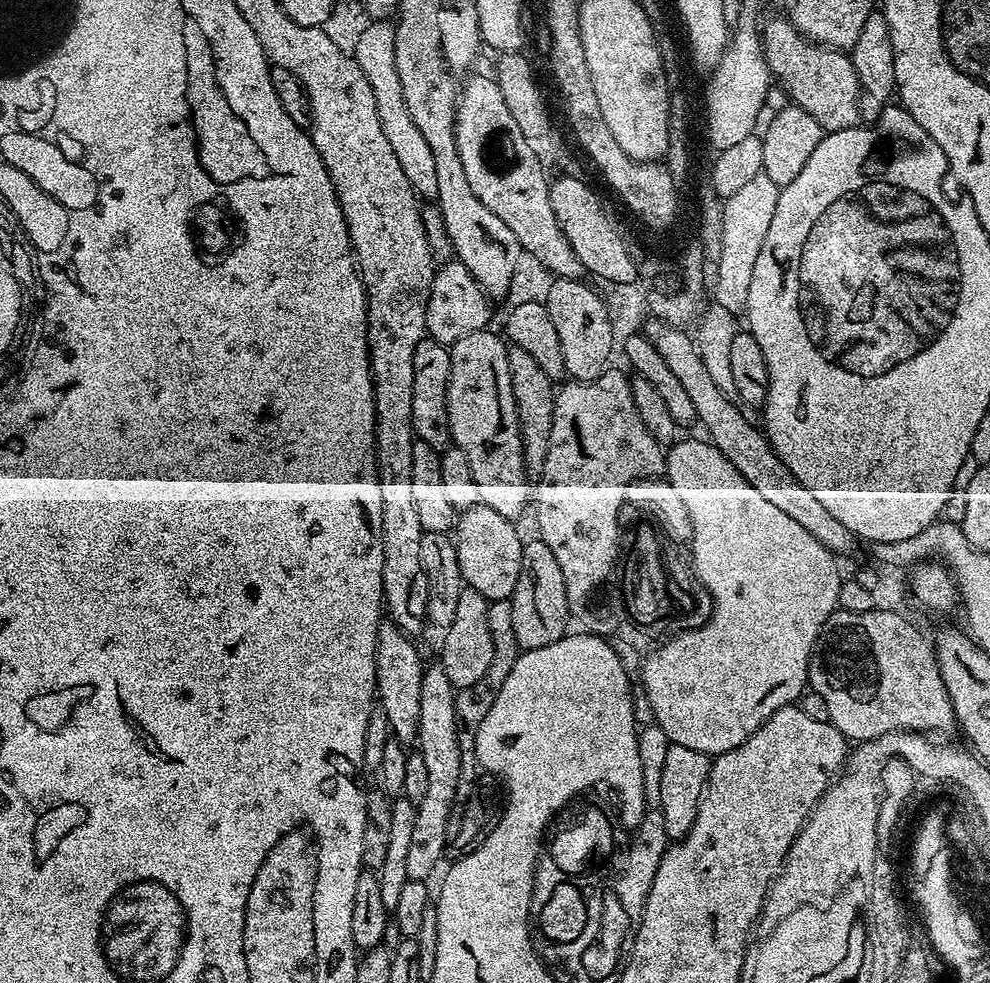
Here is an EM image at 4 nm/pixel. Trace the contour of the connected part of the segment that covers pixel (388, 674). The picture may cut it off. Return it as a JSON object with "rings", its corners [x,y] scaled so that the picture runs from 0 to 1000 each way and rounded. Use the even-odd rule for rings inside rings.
{"rings":[[[385,630],[382,637],[382,649],[380,650],[380,711],[383,723],[388,725],[392,736],[392,744],[402,756],[409,759],[420,757],[420,748],[424,731],[422,726],[426,723],[426,686],[430,679],[430,671],[424,668],[424,663],[420,660],[421,652],[414,649],[402,636],[395,631]]]}

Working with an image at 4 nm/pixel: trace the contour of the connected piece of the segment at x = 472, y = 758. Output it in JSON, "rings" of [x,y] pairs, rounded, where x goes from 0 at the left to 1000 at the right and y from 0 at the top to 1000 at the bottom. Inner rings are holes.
{"rings":[[[516,610],[496,611],[493,615],[491,629],[495,632],[495,649],[499,653],[499,669],[496,671],[494,680],[491,681],[491,686],[487,686],[487,690],[483,690],[483,694],[479,694],[479,698],[466,700],[462,703],[459,714],[459,726],[463,734],[465,776],[469,779],[481,777],[483,739],[487,739],[492,724],[495,723],[495,718],[499,718],[499,710],[503,706],[503,702],[507,702],[507,694],[511,694],[515,682],[519,682],[519,673],[527,662],[519,649],[519,625],[517,624]]]}

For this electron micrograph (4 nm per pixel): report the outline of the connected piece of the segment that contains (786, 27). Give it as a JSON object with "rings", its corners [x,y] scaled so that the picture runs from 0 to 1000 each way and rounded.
{"rings":[[[794,18],[780,20],[770,28],[770,44],[772,47],[772,60],[776,62],[776,72],[790,89],[796,93],[796,102],[805,106],[826,128],[830,128],[833,135],[855,132],[866,129],[870,125],[869,117],[869,84],[867,75],[861,66],[860,56],[856,52],[843,49],[834,49],[811,37]]]}

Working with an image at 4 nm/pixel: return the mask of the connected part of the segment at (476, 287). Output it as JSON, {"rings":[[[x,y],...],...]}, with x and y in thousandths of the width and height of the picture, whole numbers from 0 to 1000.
{"rings":[[[453,262],[441,272],[434,291],[434,307],[430,307],[430,339],[435,345],[457,351],[471,340],[490,337],[497,326],[495,303],[485,293],[485,288],[471,275],[465,264]]]}

